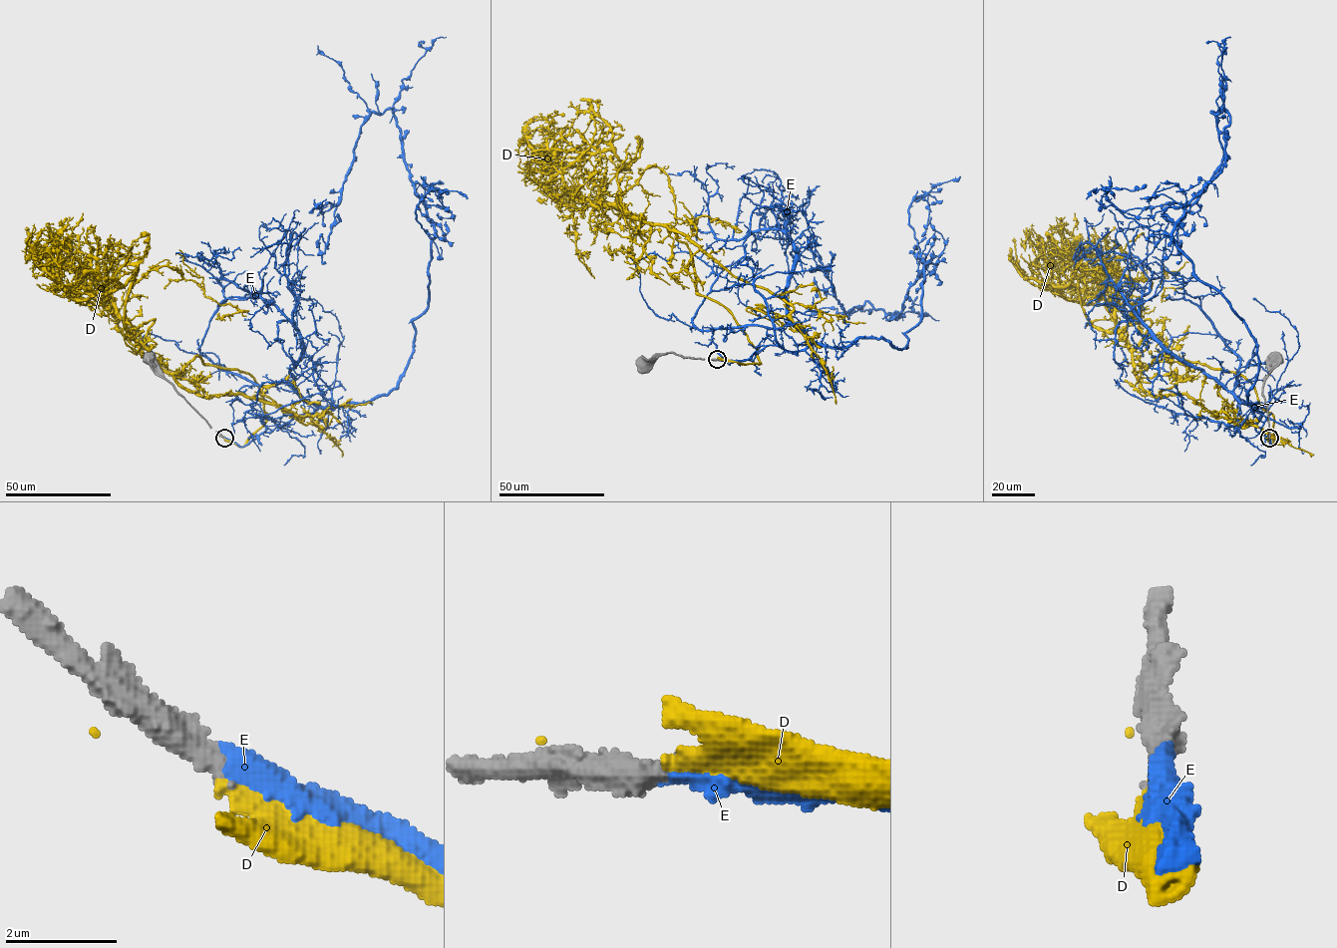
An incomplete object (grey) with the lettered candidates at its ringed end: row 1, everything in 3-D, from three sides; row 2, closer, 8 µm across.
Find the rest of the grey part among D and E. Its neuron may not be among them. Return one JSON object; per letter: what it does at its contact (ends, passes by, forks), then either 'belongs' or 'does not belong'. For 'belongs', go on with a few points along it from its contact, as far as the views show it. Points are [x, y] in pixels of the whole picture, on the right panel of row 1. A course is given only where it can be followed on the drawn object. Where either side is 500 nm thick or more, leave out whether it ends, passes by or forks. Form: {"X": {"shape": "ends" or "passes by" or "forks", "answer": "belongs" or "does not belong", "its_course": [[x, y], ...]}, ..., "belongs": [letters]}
{"D": {"shape": "ends", "answer": "does not belong"}, "E": {"answer": "belongs", "its_course": [[1269, 438], [1247, 402], [1256, 340], [1172, 236], [1229, 115], [1211, 112], [1222, 163], [1189, 205], [1096, 198]]}, "belongs": ["E"]}

